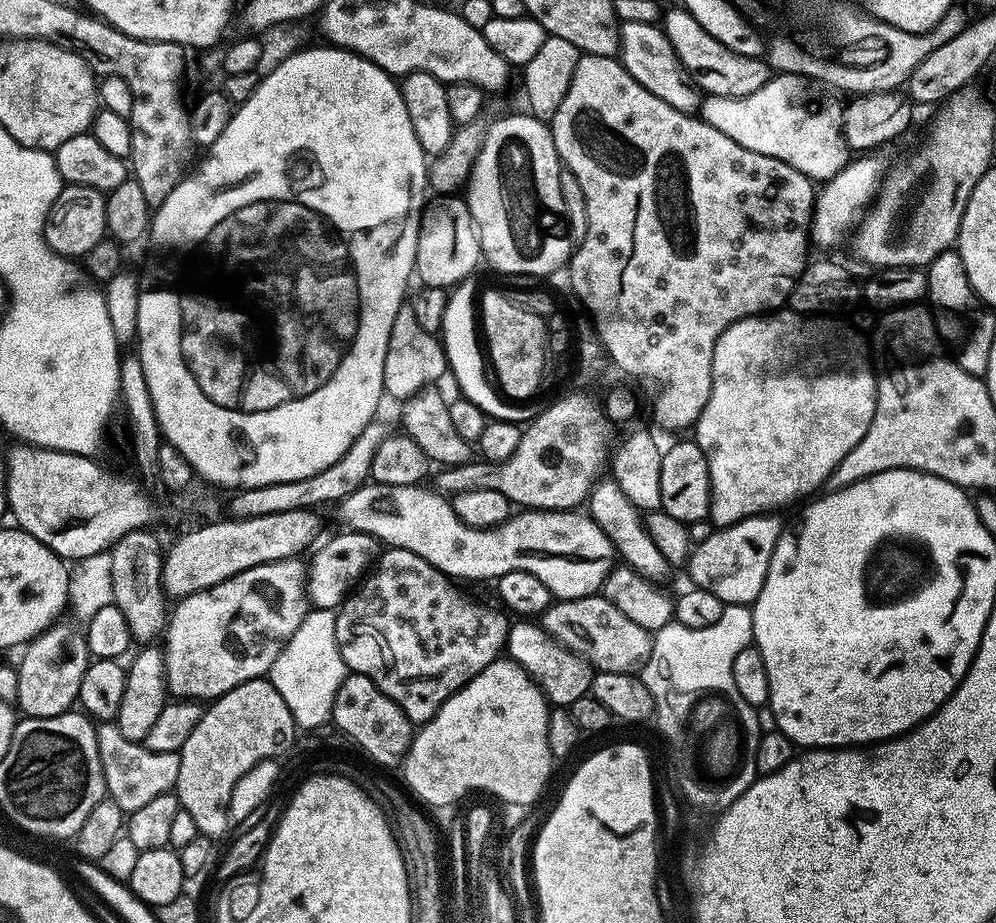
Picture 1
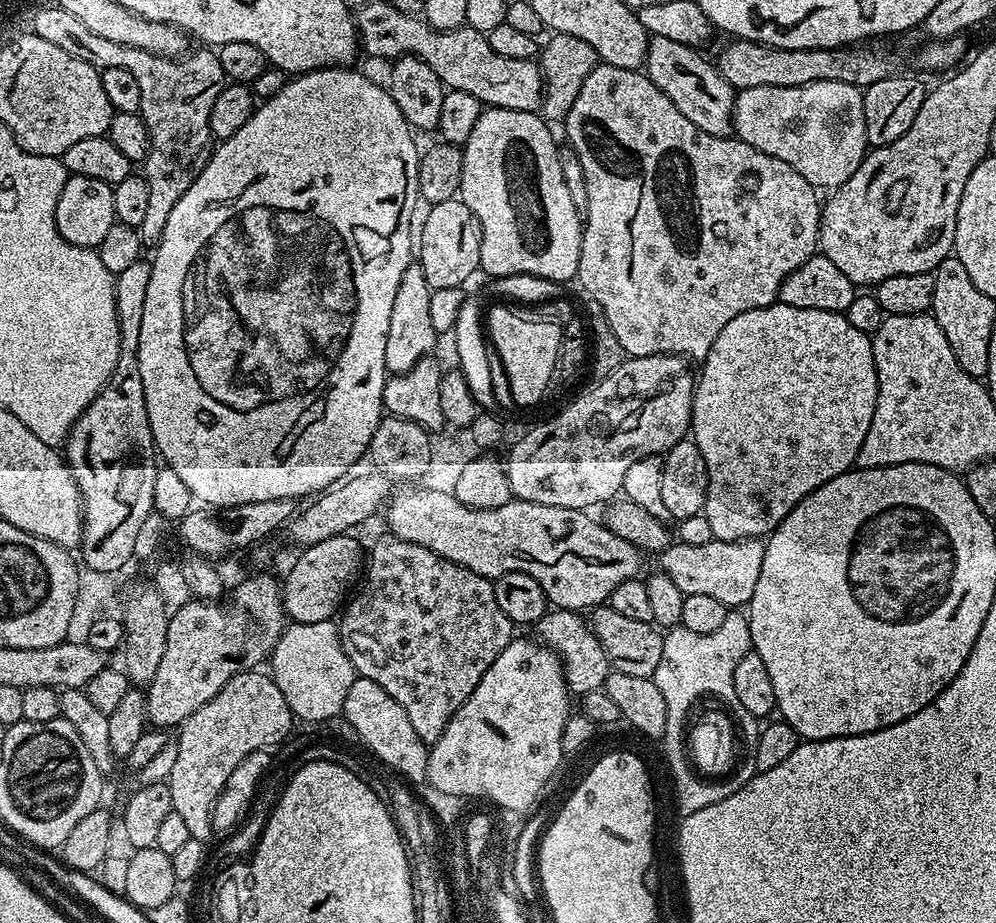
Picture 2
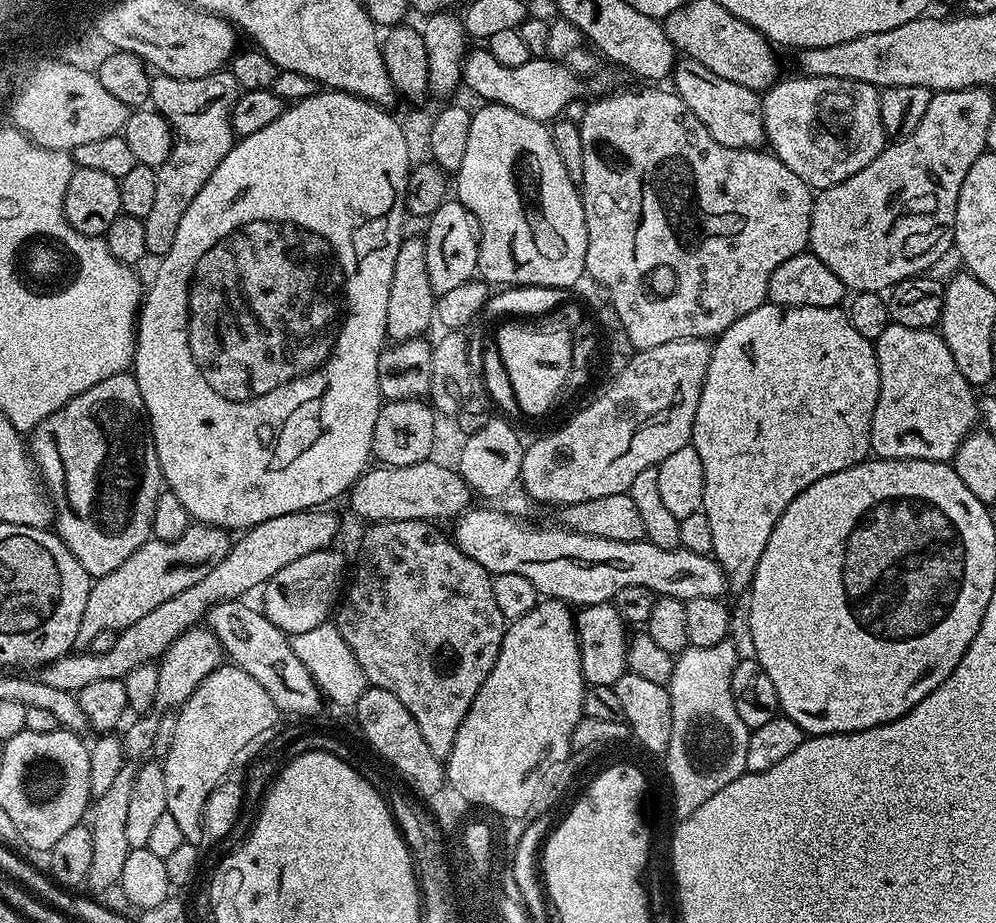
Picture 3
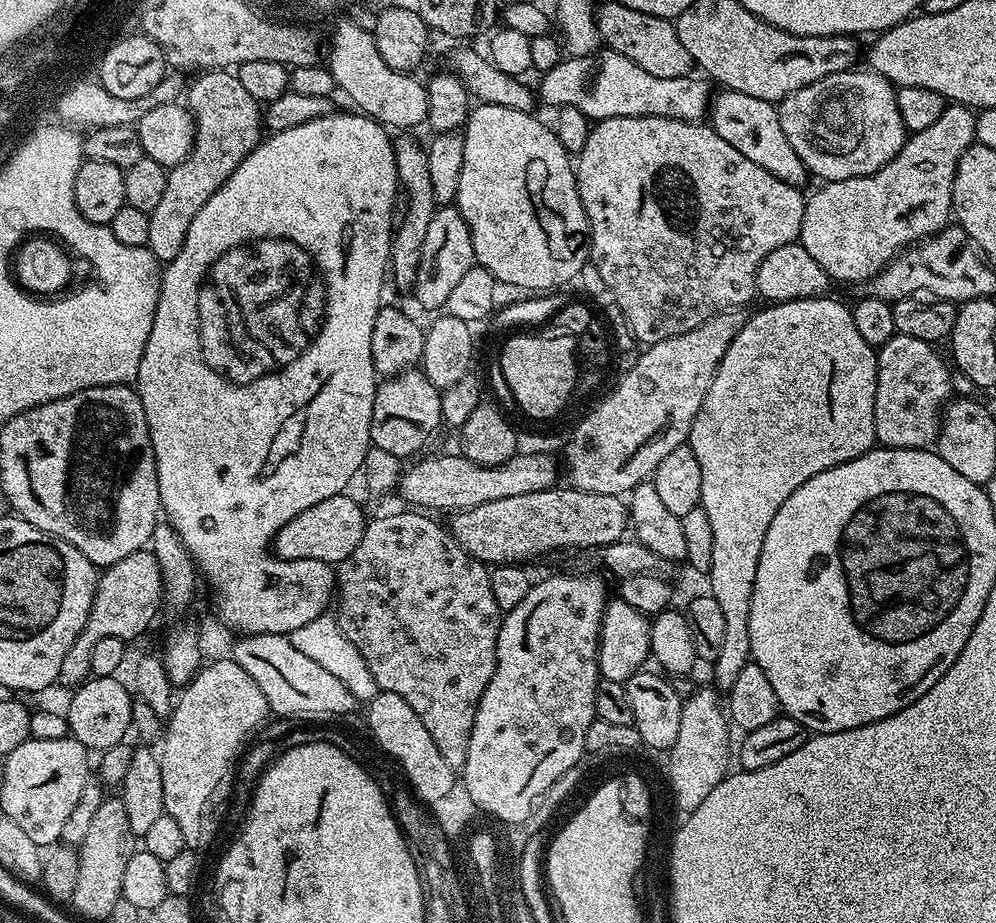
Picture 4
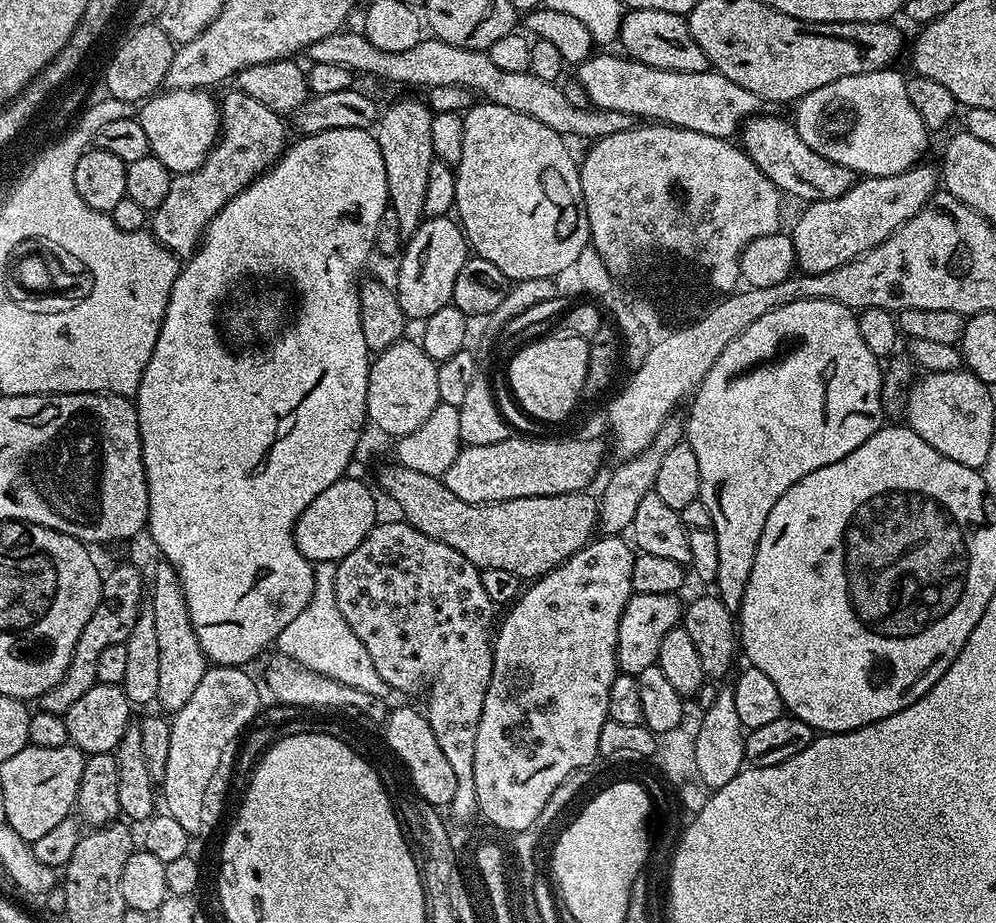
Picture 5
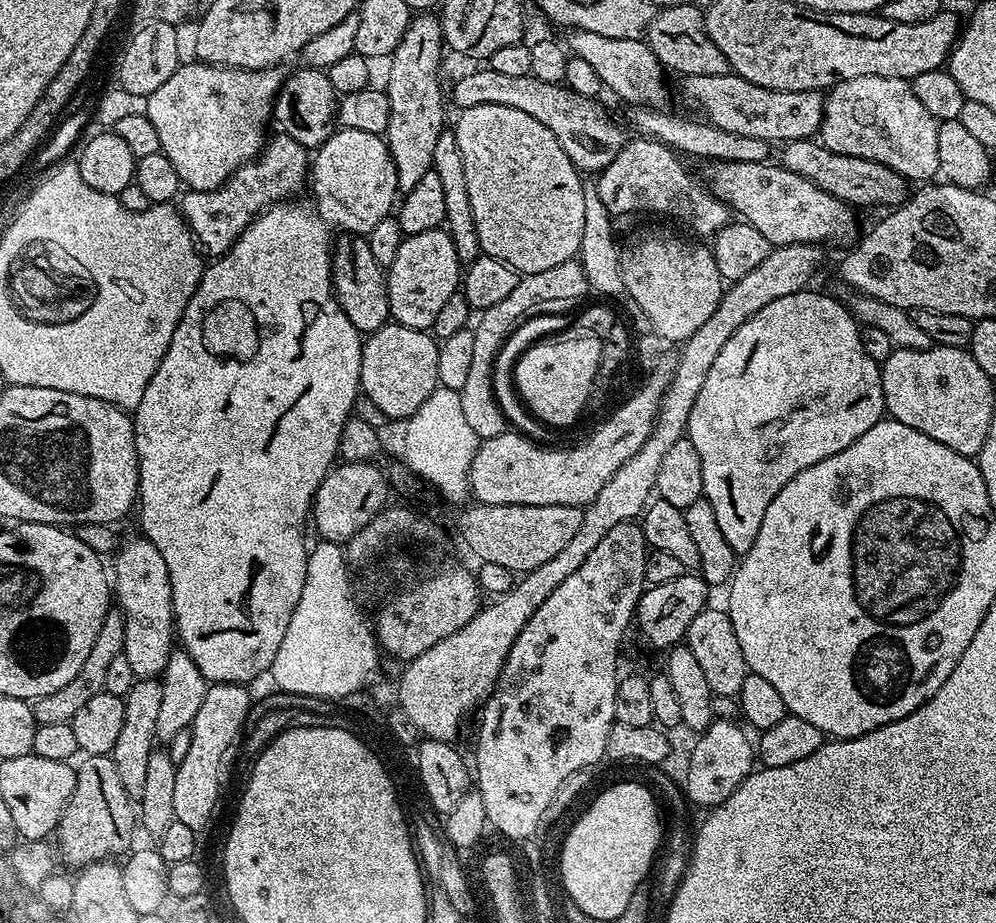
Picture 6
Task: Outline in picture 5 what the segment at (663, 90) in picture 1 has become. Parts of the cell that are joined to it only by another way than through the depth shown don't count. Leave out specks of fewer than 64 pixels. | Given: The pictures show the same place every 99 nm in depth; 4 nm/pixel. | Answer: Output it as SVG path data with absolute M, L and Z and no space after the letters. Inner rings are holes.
M757 114L744 121L742 125L742 147L748 157L755 162L758 170L774 182L774 186L780 189L781 193L797 196L803 202L814 200L829 200L838 198L838 194L846 194L854 183L854 173L846 166L830 162L822 158L796 133L795 123L791 119L778 120L774 116L763 116Z

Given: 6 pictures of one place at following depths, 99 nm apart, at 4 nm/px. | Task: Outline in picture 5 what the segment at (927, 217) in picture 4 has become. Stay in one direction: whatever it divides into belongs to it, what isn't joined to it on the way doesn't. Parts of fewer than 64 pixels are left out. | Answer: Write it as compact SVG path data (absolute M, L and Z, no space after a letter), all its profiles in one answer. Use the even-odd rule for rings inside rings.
M921 162L906 170L902 174L893 176L870 176L860 178L853 183L846 194L838 194L838 198L829 200L814 200L807 205L808 208L796 220L796 225L790 229L790 235L794 242L794 254L796 266L804 274L822 274L826 270L834 270L862 254L866 254L874 246L878 246L890 234L894 234L918 210L924 208L924 204L938 191L938 172L931 168L927 162Z

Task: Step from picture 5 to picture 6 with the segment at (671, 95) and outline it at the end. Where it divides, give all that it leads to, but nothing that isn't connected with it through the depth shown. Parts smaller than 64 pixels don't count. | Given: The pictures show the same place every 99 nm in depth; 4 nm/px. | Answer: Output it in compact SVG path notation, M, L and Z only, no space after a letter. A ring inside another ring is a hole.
M731 71L709 76L685 76L684 92L704 111L703 119L730 134L745 135L771 142L806 140L820 131L824 117L824 96L820 92L787 92L766 90L746 82Z

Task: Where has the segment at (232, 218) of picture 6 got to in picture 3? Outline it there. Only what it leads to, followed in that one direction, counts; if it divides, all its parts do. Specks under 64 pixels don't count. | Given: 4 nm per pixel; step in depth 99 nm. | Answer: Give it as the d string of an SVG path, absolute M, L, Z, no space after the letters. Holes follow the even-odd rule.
M228 70L206 74L206 78L170 78L159 74L151 77L150 104L155 111L164 115L172 128L172 153L168 155L166 162L162 162L156 169L158 191L154 207L143 220L146 230L146 250L149 257L163 258L167 254L174 242L174 234L178 234L178 222L182 222L182 214L186 214L190 202L194 202L198 190L206 186L206 178L210 178L210 174L218 170L218 162L222 162L222 158L230 154L234 143L232 107L237 95L236 79Z

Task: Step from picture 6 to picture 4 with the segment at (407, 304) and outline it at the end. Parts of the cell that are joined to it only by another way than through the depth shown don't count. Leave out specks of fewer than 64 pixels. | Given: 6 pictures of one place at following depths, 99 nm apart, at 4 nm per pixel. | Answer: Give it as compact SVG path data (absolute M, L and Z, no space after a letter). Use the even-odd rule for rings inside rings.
M455 206L437 207L434 218L430 218L430 230L426 233L426 242L422 246L422 258L418 262L418 278L414 295L424 308L444 308L446 298L450 298L454 286L476 264L474 246L470 230Z

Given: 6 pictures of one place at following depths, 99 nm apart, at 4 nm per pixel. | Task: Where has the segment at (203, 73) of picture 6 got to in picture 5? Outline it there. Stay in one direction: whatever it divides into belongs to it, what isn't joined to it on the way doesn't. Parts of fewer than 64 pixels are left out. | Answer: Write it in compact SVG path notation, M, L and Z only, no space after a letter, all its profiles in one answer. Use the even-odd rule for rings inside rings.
M203 88L164 90L139 105L138 119L150 141L150 153L173 174L198 170L216 145L220 134L220 105L212 94Z

